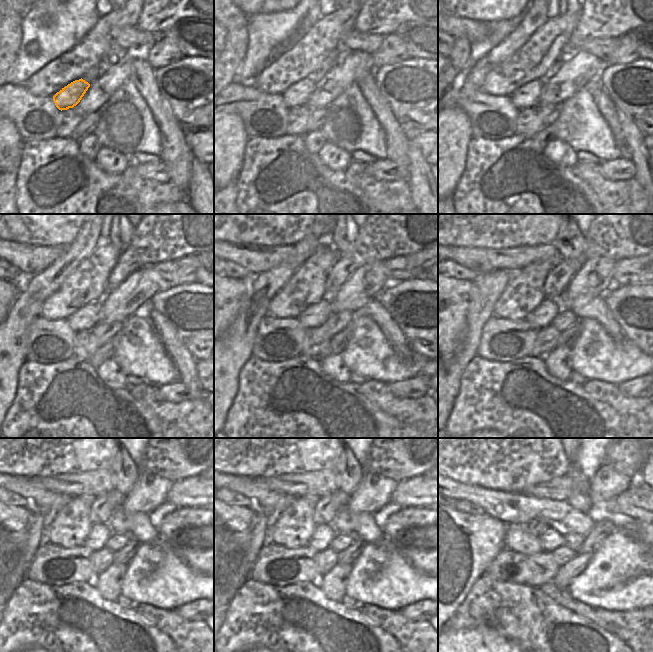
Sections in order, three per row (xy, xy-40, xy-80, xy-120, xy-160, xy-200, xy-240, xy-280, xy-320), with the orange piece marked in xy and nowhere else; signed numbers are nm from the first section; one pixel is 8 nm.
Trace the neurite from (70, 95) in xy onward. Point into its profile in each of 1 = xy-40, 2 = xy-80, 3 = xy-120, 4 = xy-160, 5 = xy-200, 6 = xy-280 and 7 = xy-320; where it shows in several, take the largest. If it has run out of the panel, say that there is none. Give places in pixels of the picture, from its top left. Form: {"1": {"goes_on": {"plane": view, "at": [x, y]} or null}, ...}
{"1": {"goes_on": {"plane": "xy-40", "at": [298, 94]}}, "2": {"goes_on": {"plane": "xy-80", "at": [527, 96]}}, "3": {"goes_on": {"plane": "xy-120", "at": [88, 316]}}, "4": {"goes_on": {"plane": "xy-160", "at": [316, 315]}}, "5": {"goes_on": {"plane": "xy-200", "at": [544, 314]}}, "6": {"goes_on": {"plane": "xy-280", "at": [323, 534]}}, "7": {"goes_on": {"plane": "xy-320", "at": [550, 539]}}}

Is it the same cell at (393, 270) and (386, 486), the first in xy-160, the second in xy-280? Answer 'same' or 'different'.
different

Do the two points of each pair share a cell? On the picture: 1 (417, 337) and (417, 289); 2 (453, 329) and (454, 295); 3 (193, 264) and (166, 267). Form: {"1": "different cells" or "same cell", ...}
{"1": "same cell", "2": "same cell", "3": "same cell"}

